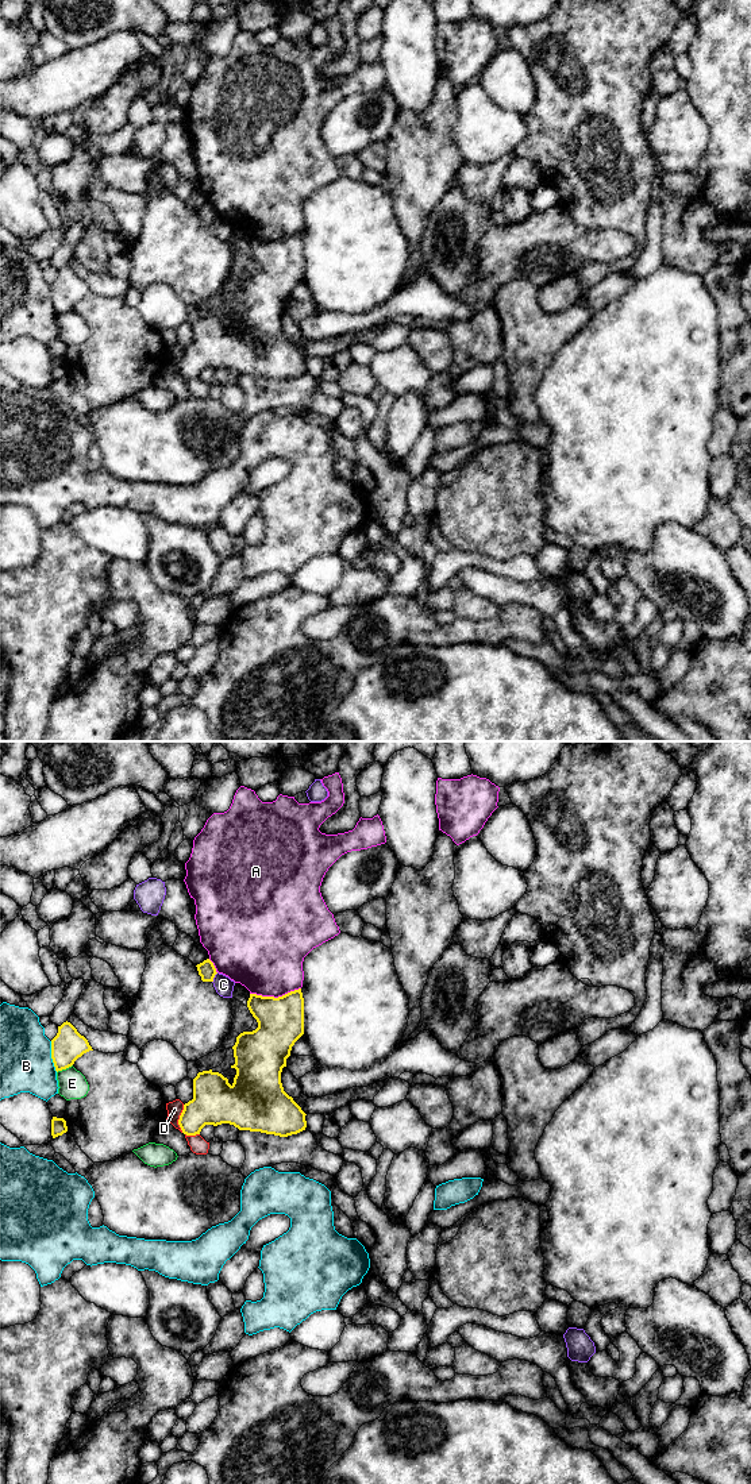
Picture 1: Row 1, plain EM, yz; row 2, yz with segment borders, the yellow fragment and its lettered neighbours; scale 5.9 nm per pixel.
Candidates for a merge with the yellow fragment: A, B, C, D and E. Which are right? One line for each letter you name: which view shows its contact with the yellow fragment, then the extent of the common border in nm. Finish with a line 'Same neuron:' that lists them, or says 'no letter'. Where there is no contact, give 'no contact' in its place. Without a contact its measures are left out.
Same neuron: no letter

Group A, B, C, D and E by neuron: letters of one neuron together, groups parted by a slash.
A / B / C / D / E

